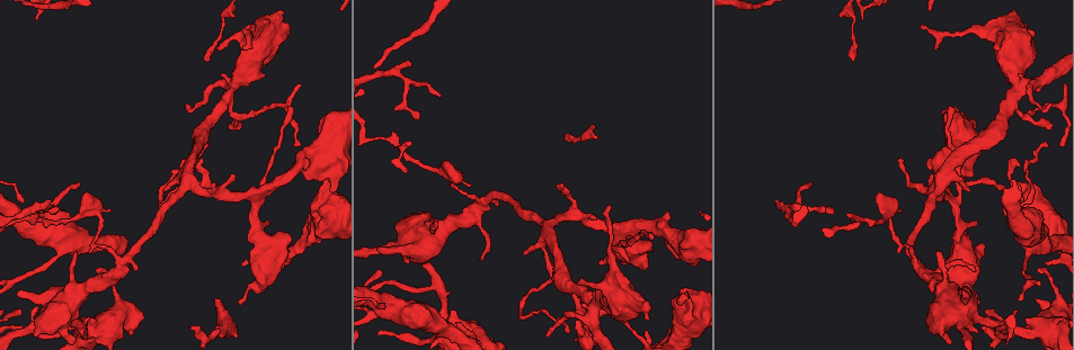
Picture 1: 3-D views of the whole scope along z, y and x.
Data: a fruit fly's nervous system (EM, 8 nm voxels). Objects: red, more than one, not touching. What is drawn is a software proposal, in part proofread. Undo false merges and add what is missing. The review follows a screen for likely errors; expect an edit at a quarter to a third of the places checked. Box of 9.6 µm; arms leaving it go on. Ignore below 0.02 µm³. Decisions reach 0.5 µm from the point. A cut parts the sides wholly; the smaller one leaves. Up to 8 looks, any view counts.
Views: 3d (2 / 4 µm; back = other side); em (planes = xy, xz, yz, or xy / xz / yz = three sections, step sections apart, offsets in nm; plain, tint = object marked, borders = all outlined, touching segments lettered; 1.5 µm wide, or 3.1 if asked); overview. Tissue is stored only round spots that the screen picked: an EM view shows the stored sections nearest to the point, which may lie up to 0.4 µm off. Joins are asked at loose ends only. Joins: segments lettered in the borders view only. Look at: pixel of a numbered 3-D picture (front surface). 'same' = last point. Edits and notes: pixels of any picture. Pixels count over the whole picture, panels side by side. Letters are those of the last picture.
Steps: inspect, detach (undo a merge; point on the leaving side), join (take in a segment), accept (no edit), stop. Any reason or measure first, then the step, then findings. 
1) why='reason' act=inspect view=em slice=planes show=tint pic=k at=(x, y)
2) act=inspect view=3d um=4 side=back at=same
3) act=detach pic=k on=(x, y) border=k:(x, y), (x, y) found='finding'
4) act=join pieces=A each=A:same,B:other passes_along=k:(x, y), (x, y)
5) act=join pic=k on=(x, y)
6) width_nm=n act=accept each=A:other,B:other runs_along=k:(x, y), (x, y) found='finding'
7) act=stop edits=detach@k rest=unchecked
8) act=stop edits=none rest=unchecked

why='free end' act=inspect view=3d um=4 side=back pic=1 at=(981, 328)

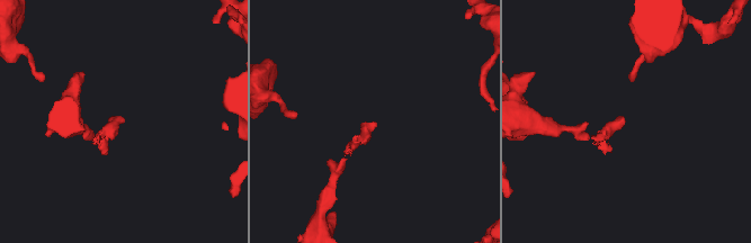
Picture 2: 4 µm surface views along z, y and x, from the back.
act=inspect view=em slice=planes show=borders pic=2 at=(122, 121)

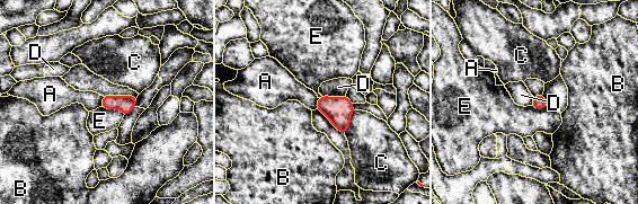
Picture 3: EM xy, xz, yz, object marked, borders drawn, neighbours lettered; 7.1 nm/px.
act=accept each=A:other,B:other,C:other,D:other,E:other border=3:(102, 106), (120, 109), (124, 114) found='none of them fits'

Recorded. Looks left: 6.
why='an open end' act=inspect view=em slice=planes show=borders pic=1 at=(1048, 264)

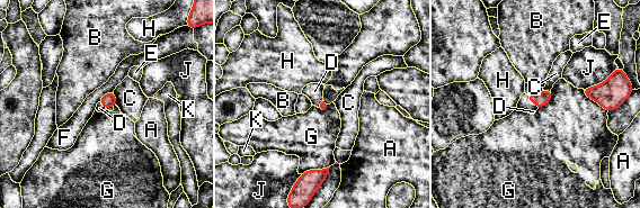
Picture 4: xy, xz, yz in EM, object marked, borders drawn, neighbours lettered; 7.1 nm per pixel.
act=join pieces=D each=A:other,B:other,C:other,D:same,E:other,F:other,G:other,H:other,J:other,K:other passes_along=4:(544, 97), (531, 101), (524, 105) found='it goes on there'

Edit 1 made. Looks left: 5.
why='thin end' act=inspect view=em slice=planes show=tint pic=1 at=(78, 183)

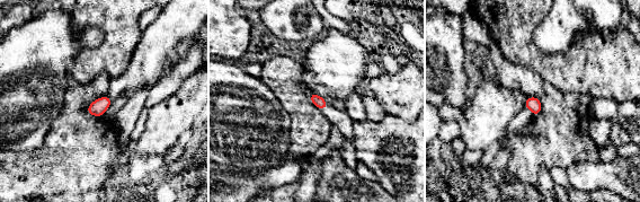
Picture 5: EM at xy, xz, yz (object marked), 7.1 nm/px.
why='what lies round it' act=inspect view=em slice=planes show=borders at=same

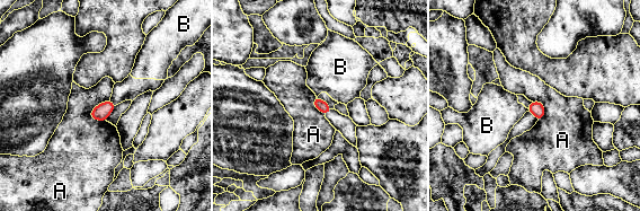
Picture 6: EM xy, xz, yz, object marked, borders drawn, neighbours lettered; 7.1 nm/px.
longest_contact=A:190nm act=accept each=A:other,B:other border=6:(109, 99), (99, 103), (89, 115) found='none of them fits'

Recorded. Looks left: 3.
act=stop edits=join@4 rest=unchecked

